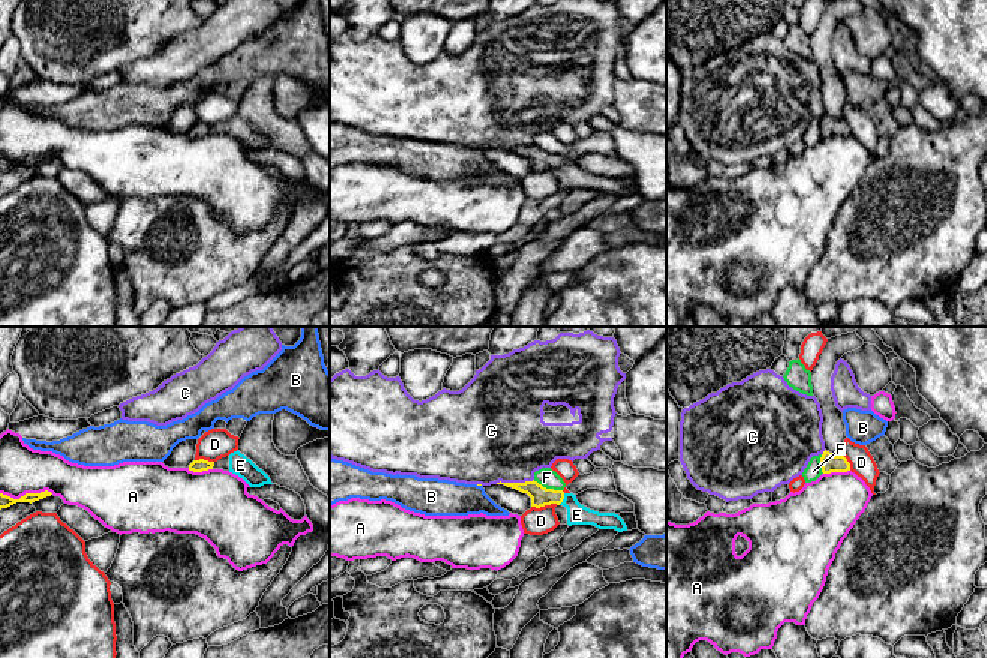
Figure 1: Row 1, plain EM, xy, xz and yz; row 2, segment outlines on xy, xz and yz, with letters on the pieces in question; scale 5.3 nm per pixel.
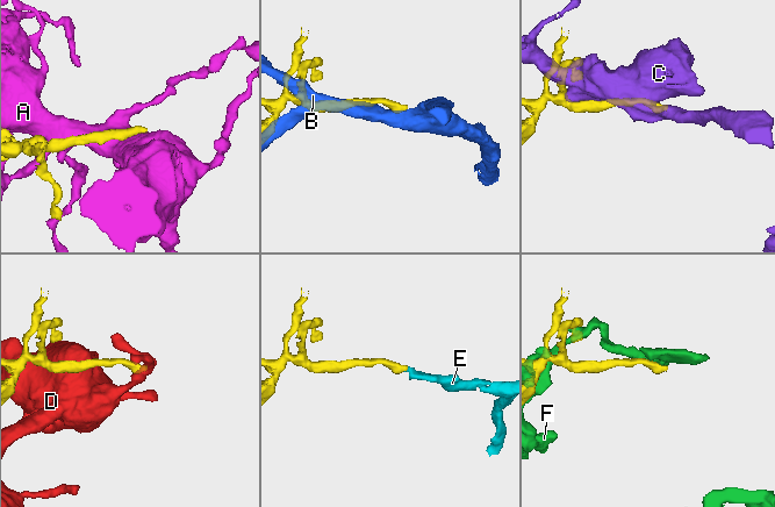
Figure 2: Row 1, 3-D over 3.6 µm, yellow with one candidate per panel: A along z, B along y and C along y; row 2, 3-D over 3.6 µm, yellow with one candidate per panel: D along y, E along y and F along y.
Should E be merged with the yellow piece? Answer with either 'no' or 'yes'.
yes

